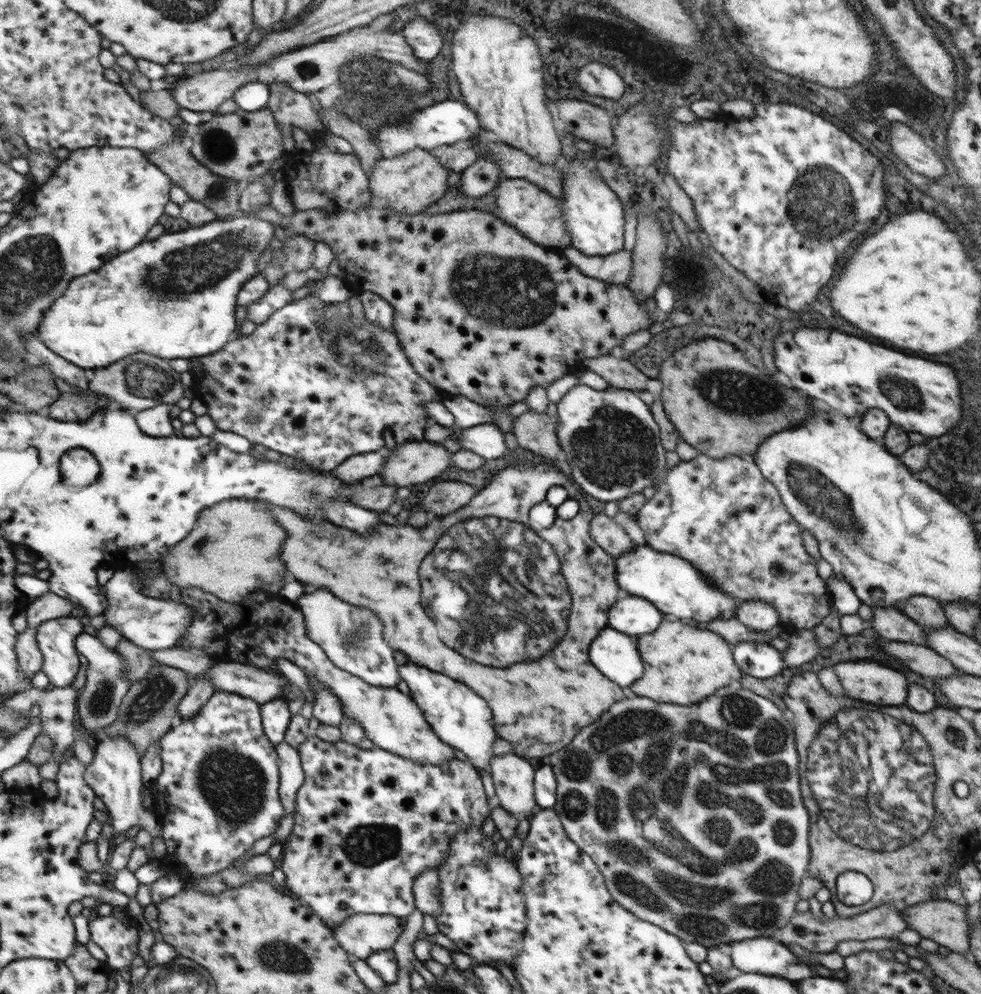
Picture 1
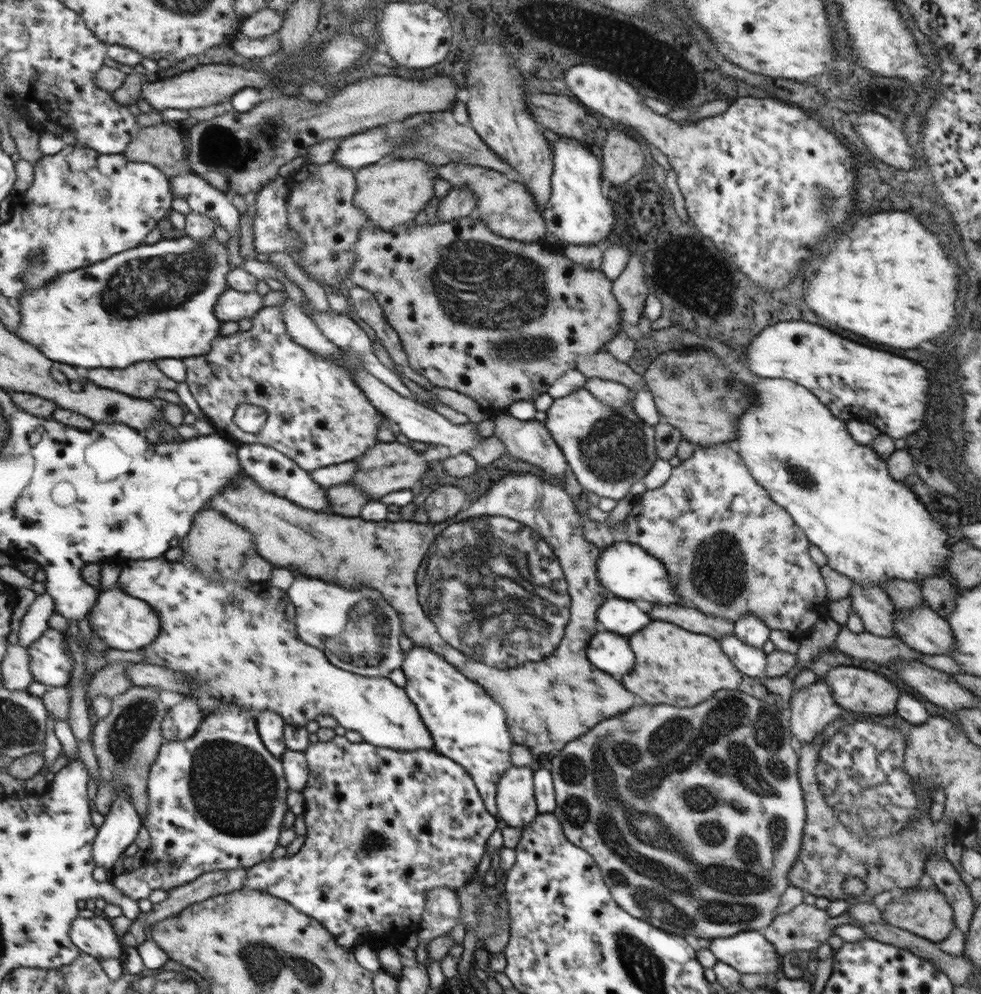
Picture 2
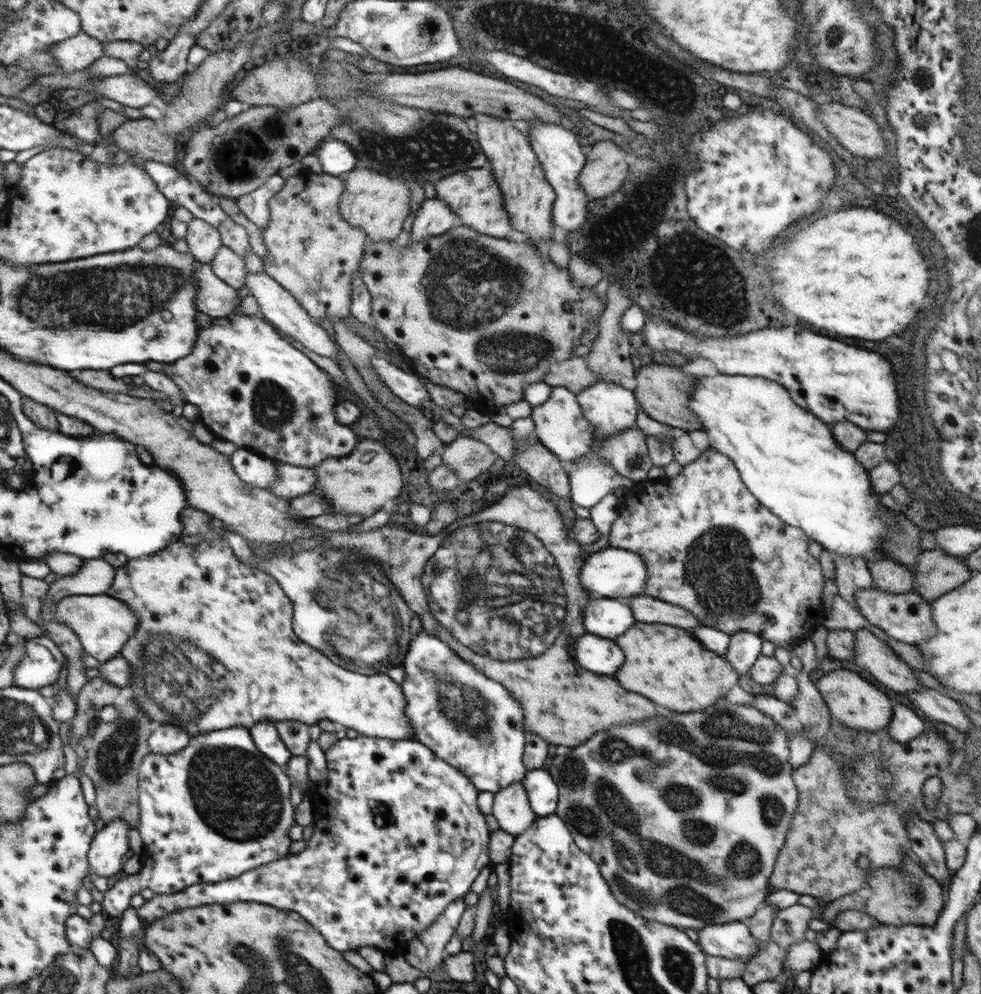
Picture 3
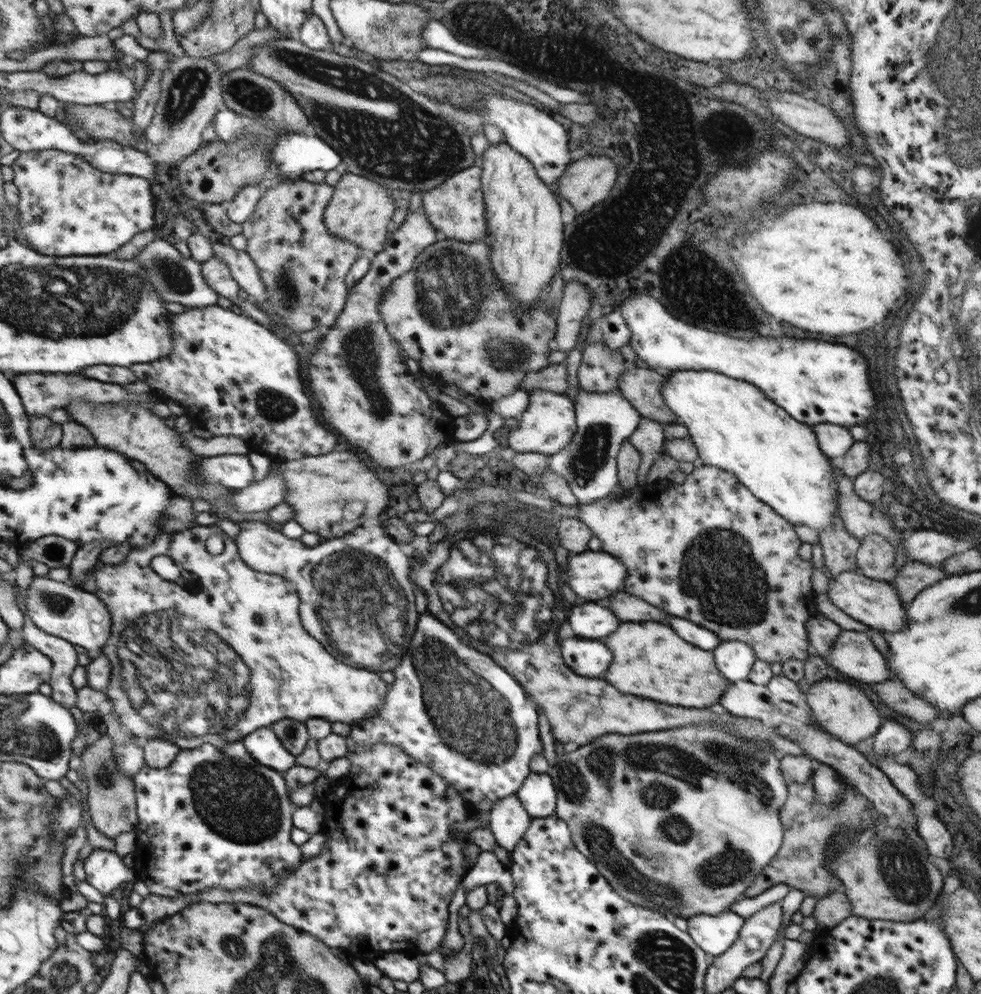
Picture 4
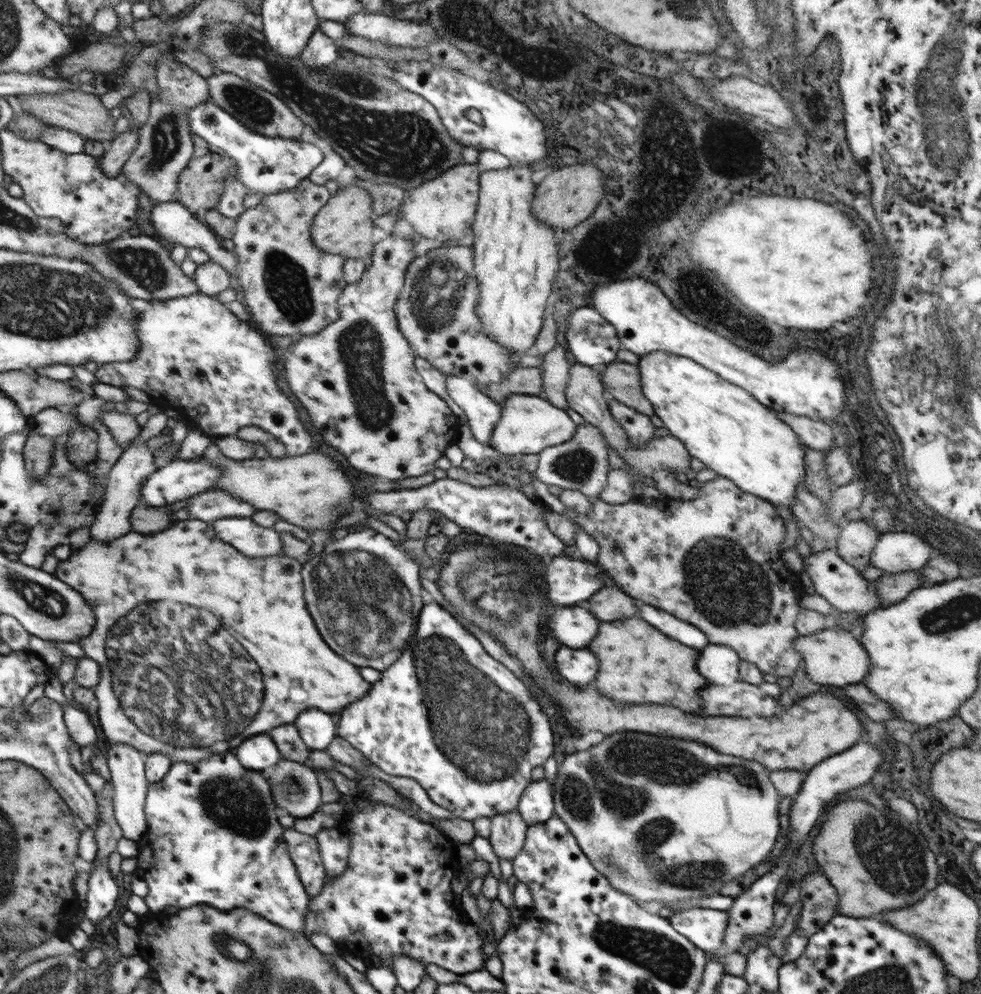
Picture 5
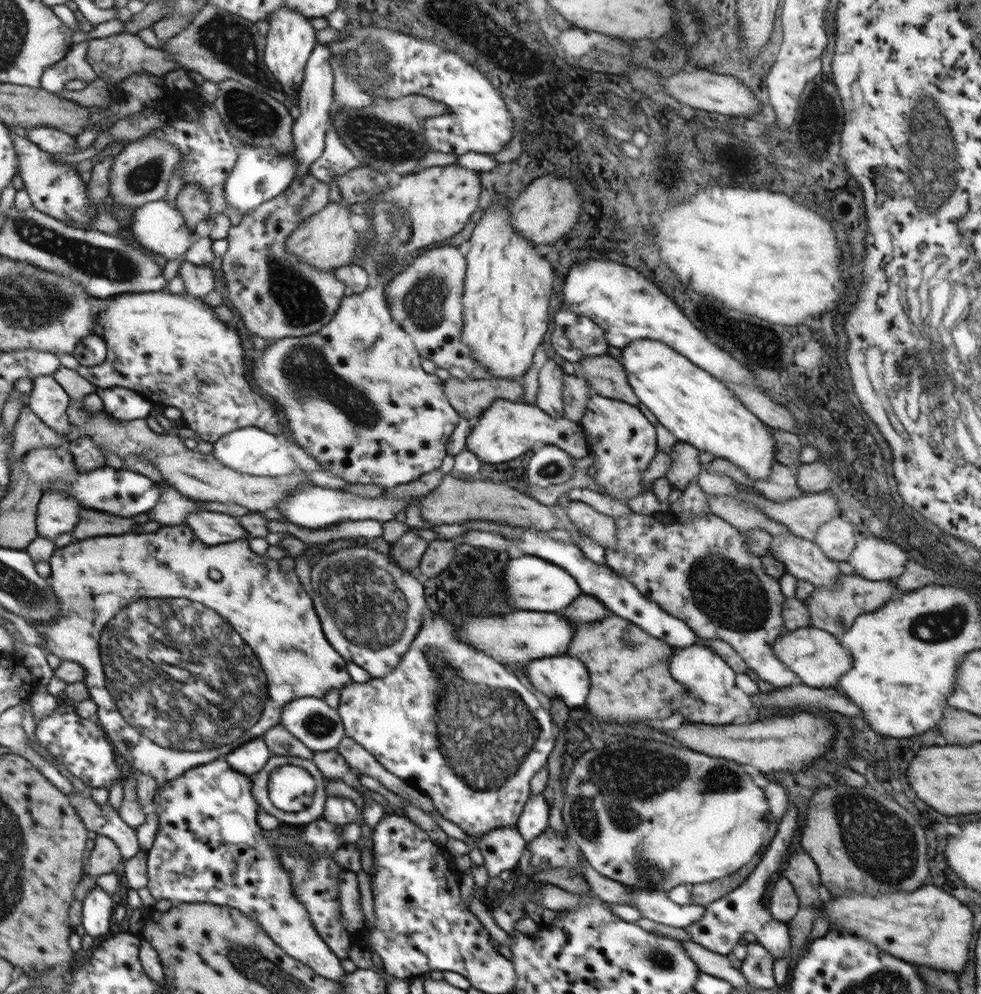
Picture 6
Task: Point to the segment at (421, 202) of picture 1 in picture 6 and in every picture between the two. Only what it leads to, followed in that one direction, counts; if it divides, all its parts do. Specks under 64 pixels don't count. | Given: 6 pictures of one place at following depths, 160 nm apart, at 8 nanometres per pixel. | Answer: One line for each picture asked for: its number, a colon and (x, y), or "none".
2: (391, 193)
3: (378, 203)
4: (361, 209)
5: (345, 225)
6: (327, 240)

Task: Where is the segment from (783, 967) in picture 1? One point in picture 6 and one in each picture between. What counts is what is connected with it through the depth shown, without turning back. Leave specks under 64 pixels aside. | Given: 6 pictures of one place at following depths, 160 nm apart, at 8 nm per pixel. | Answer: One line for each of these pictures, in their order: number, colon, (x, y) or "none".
2: (749, 952)
3: (732, 940)
4: (716, 934)
5: (704, 927)
6: (654, 905)

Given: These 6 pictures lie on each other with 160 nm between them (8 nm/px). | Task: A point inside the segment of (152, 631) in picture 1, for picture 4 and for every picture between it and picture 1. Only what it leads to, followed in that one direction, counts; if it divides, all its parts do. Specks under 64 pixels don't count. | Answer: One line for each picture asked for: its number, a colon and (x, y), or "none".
2: (126, 622)
3: (105, 624)
4: (71, 613)

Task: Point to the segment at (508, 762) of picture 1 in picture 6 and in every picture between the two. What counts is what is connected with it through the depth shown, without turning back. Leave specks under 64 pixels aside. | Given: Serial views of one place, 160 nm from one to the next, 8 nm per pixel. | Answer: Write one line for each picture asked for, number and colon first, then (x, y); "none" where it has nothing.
2: (514, 798)
3: (511, 809)
4: (508, 820)
5: (508, 830)
6: (500, 848)

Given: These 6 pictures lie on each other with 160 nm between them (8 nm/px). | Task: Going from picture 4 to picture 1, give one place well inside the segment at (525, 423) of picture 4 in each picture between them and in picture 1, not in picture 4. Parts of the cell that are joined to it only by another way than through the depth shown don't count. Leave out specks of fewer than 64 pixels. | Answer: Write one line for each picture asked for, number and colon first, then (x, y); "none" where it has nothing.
1: (611, 443)
2: (604, 449)
3: (559, 426)

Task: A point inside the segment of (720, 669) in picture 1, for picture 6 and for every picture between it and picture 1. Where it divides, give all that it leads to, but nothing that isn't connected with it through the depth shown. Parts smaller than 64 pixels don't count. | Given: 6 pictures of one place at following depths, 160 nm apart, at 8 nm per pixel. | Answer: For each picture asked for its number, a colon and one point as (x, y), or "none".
2: (672, 666)
3: (666, 664)
4: (651, 661)
5: (640, 666)
6: (629, 680)

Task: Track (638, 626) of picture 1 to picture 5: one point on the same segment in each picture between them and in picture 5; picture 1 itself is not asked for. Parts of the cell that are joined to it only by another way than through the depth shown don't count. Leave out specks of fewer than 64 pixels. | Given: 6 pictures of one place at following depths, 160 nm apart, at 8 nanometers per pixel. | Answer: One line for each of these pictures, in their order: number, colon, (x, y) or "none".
2: (619, 615)
3: (609, 617)
4: (588, 619)
5: (574, 627)

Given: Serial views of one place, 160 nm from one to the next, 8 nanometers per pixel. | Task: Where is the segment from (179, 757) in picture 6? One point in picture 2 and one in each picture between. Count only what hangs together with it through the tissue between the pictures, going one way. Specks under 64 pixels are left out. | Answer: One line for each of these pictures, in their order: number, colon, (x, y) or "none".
2: (239, 641)
3: (216, 647)
4: (267, 668)
5: (262, 602)

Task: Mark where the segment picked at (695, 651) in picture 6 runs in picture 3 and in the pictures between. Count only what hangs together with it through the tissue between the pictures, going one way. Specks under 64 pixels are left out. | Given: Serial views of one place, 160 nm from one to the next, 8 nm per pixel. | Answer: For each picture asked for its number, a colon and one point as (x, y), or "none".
3: (743, 648)
4: (734, 659)
5: (719, 664)

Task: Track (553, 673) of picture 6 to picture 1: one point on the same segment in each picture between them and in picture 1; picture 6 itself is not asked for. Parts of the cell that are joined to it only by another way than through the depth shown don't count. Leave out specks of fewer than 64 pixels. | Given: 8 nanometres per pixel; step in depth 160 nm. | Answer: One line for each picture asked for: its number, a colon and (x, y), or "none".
1: (615, 655)
2: (610, 653)
3: (596, 654)
4: (589, 658)
5: (579, 665)

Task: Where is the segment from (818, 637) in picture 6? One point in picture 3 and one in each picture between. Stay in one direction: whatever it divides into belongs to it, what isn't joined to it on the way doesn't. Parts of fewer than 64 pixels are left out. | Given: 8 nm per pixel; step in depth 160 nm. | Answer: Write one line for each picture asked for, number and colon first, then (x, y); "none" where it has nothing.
3: (871, 654)
4: (852, 654)
5: (833, 656)

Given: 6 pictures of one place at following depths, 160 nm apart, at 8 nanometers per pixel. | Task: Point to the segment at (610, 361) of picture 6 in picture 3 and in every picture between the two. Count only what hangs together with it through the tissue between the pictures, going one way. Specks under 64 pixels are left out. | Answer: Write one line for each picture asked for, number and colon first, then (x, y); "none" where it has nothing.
3: (662, 392)
4: (640, 386)
5: (622, 380)

